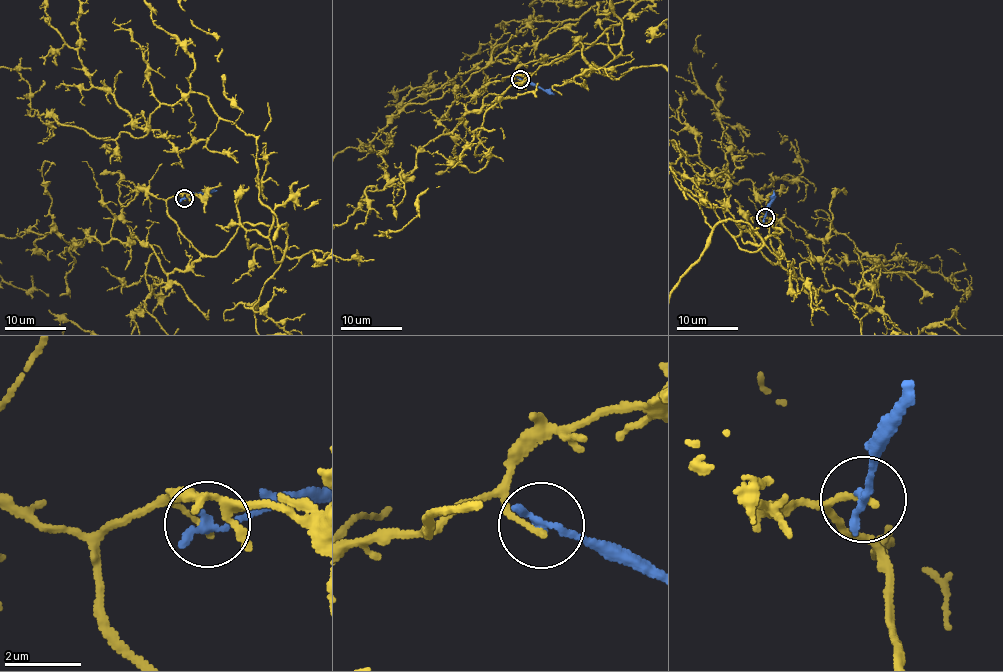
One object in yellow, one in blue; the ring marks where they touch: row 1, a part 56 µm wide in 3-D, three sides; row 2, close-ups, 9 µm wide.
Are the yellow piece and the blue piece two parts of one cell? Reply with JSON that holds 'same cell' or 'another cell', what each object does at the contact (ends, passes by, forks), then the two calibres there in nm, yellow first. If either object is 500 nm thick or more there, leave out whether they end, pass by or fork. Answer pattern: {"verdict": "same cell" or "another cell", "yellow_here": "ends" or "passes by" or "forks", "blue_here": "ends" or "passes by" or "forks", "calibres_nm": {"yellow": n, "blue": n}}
{"verdict": "another cell", "yellow_here": "ends", "blue_here": "ends", "calibres_nm": {"yellow": 150, "blue": 240}}

